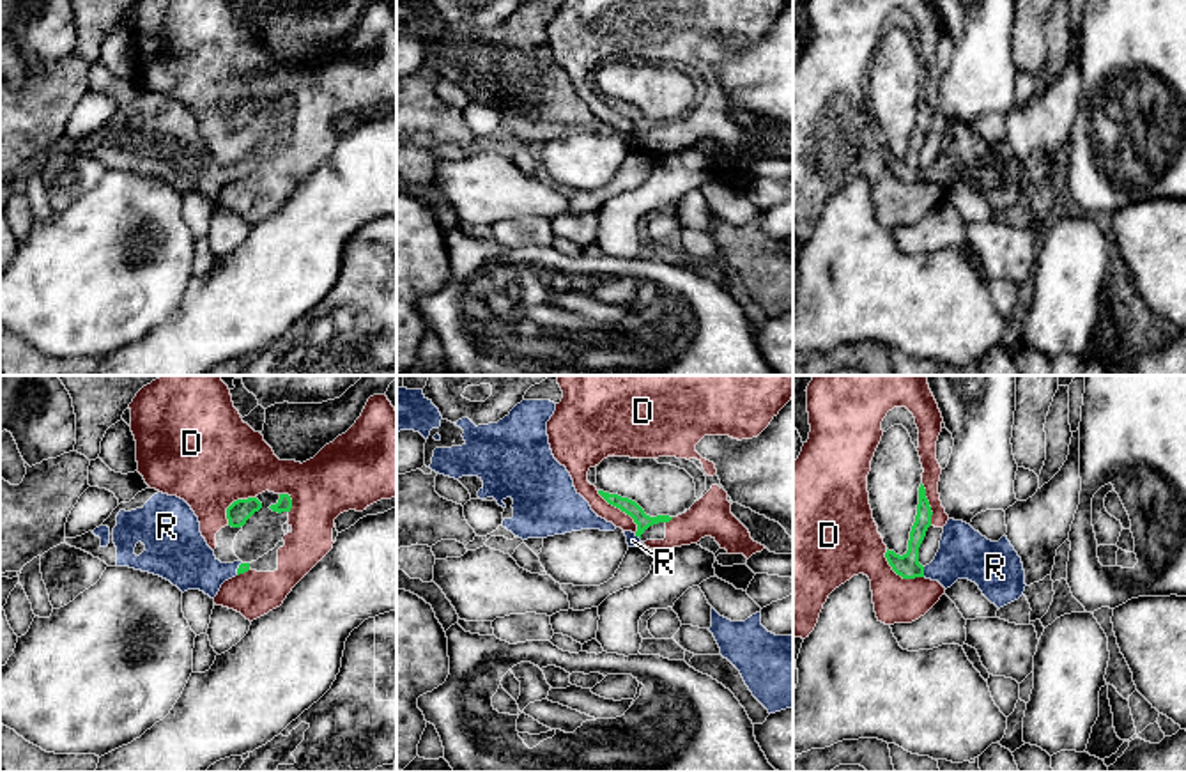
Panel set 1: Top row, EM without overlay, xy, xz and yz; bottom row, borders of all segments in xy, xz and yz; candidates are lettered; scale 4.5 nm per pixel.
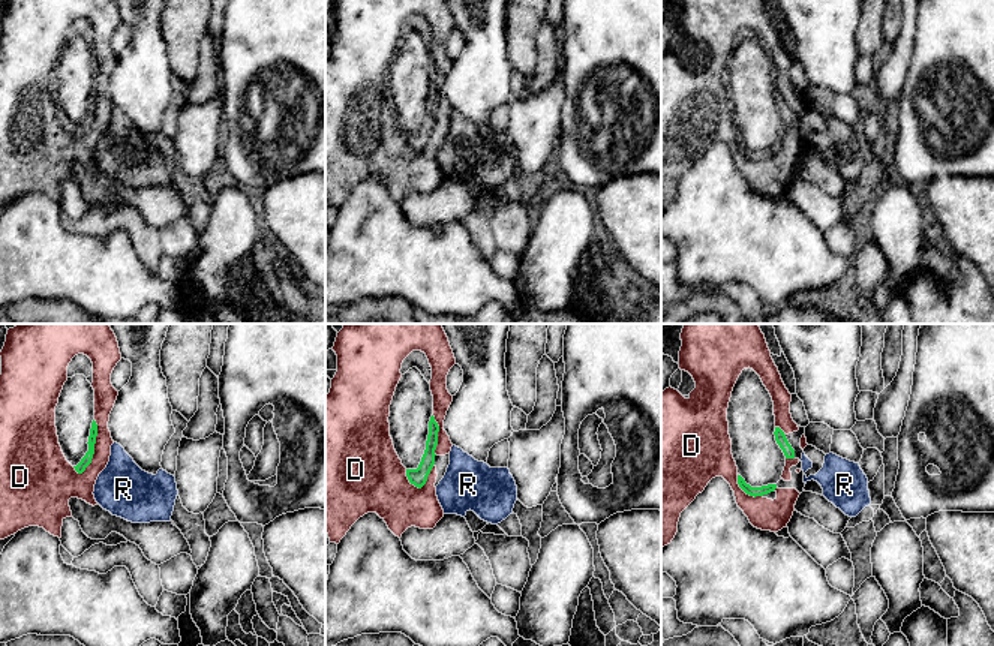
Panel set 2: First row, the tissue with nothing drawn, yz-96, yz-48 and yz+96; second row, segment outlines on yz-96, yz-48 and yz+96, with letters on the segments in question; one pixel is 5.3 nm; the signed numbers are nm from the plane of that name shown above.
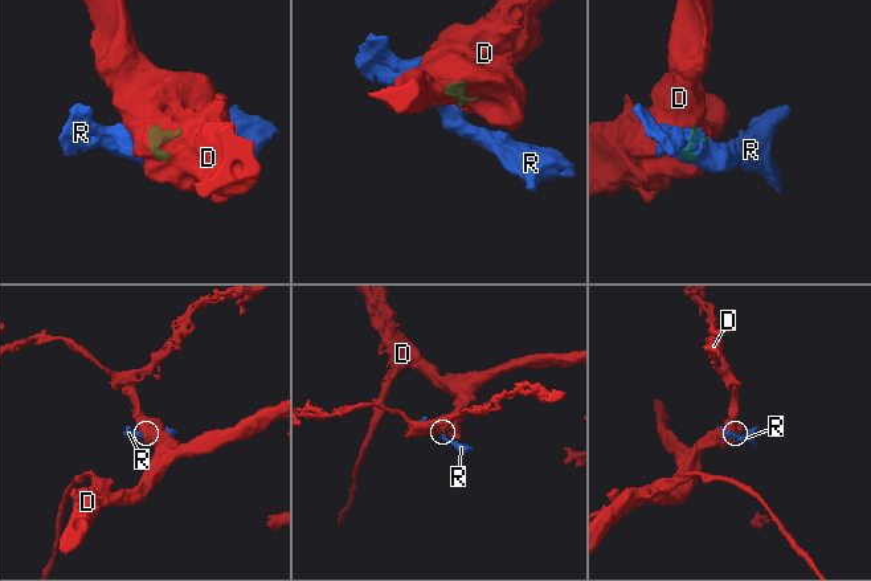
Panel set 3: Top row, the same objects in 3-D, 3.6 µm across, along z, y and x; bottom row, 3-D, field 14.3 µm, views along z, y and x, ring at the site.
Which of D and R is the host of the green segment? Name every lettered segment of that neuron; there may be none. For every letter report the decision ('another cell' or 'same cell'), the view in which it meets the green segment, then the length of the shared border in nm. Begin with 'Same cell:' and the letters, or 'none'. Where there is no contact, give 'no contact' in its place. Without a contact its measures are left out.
Same cell: R
D: another cell | yz | 220 nm
R: same cell | yz | 50 nm

